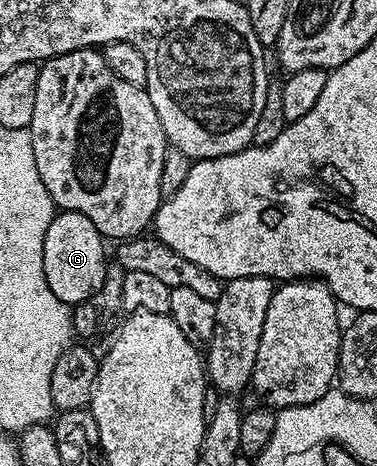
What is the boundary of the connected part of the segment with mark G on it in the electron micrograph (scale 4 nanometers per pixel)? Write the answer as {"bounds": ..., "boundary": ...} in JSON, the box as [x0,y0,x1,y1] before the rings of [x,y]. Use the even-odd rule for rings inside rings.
{"bounds":[43,212,105,307],"boundary":[[[58,212],[48,226],[43,243],[44,277],[51,293],[70,307],[90,302],[105,281],[105,246],[104,236],[86,214]]]}

